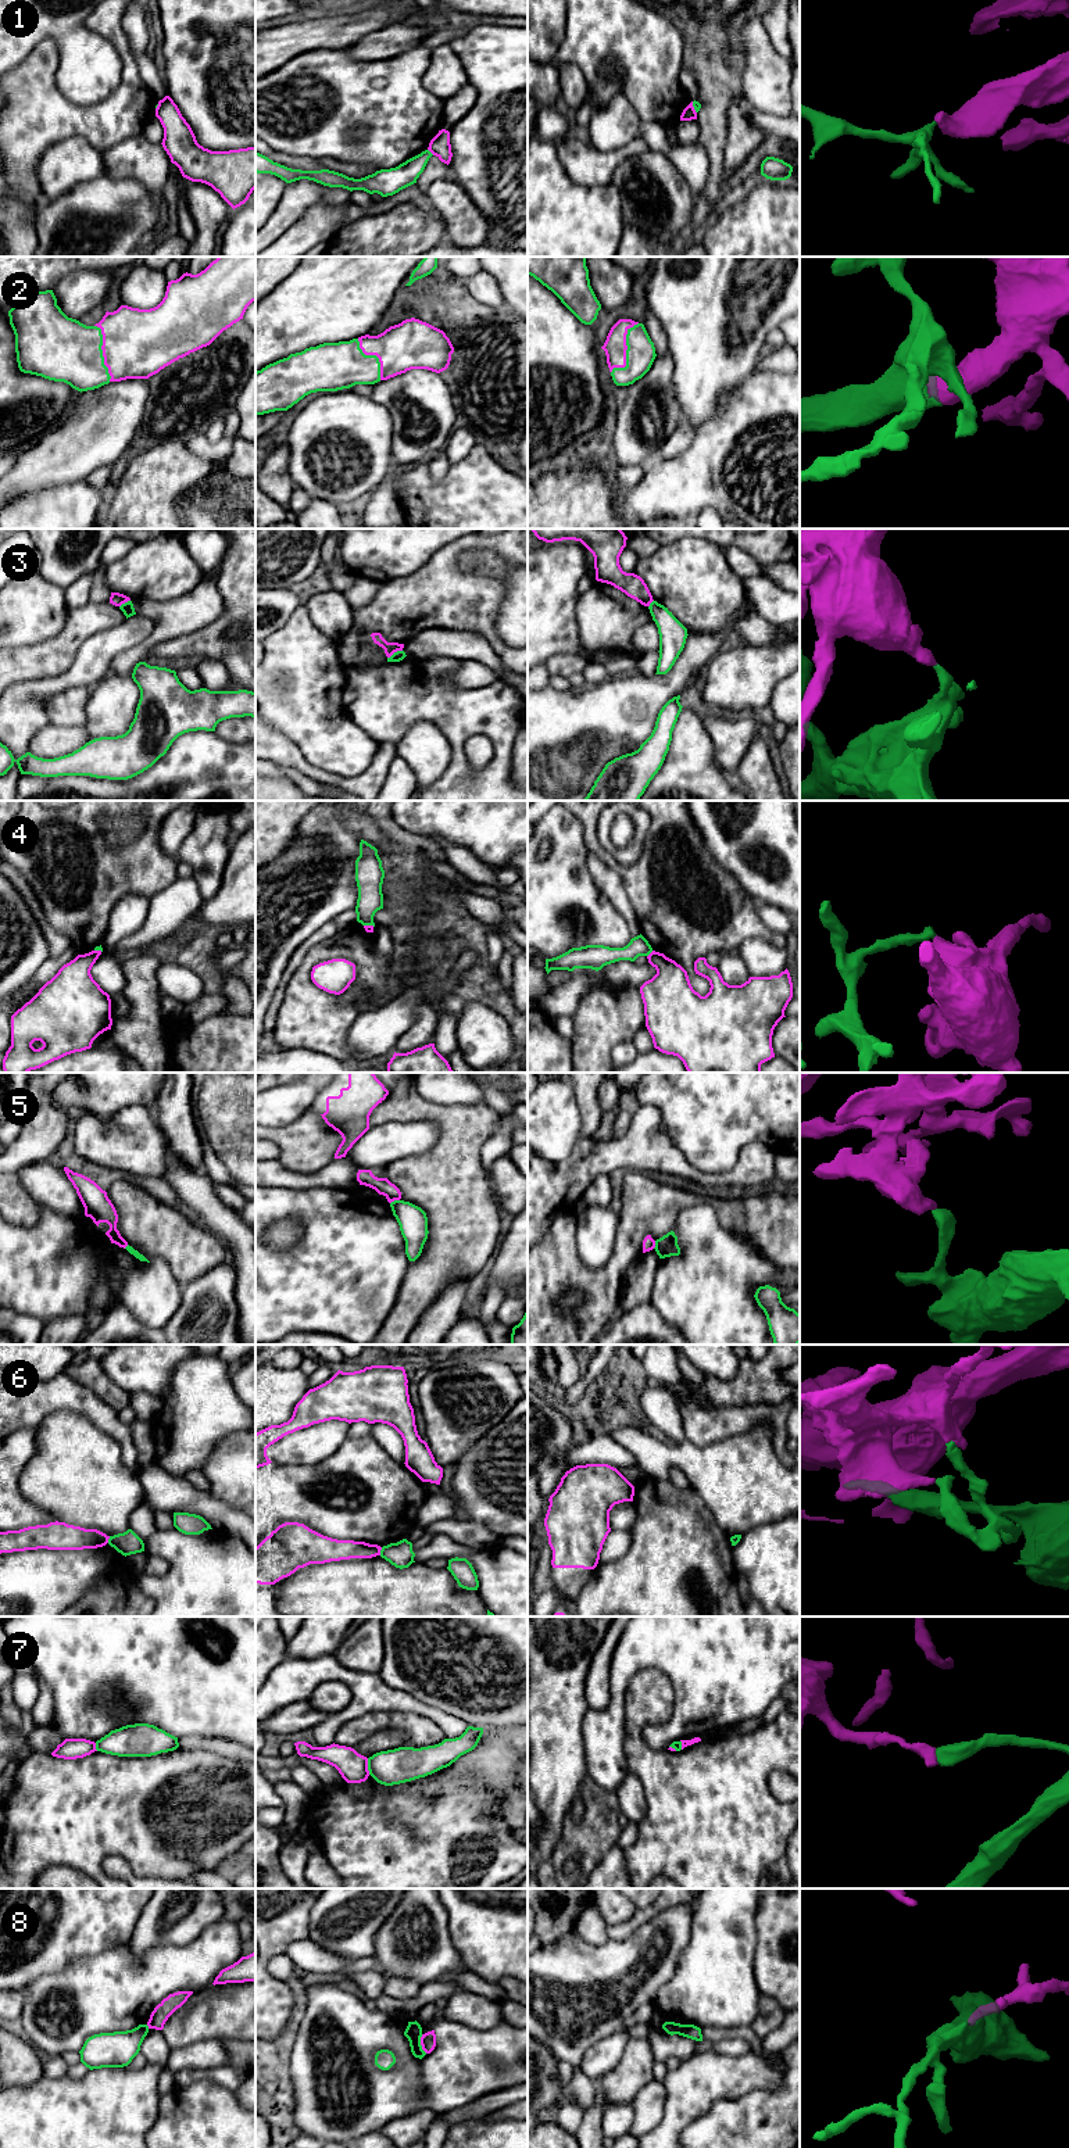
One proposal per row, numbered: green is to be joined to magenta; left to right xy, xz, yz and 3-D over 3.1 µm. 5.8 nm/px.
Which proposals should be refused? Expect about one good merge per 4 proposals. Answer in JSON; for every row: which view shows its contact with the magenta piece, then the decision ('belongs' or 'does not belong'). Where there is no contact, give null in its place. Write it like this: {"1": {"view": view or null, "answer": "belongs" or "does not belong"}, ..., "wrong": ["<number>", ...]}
{"1": {"view": "xz", "answer": "does not belong"}, "2": {"view": "yz", "answer": "belongs"}, "3": {"view": "xz", "answer": "does not belong"}, "4": {"view": "yz", "answer": "does not belong"}, "5": {"view": "xz", "answer": "does not belong"}, "6": {"view": "xz", "answer": "does not belong"}, "7": {"view": "xz", "answer": "does not belong"}, "8": {"view": "xz", "answer": "does not belong"}, "wrong": ["1", "3", "4", "5", "6", "7", "8"]}

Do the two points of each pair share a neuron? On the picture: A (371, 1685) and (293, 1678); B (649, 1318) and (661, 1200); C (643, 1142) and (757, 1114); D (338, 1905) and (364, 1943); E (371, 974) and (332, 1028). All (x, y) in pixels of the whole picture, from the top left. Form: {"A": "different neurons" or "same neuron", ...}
{"A": "same neuron", "B": "different neurons", "C": "different neurons", "D": "same neuron", "E": "same neuron"}

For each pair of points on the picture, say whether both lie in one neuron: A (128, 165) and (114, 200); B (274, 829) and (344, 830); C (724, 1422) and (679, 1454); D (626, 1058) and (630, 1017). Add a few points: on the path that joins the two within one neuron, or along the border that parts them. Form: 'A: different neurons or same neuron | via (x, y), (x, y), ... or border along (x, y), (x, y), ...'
A: different neurons | border along (106, 175), (110, 178), (138, 179), (152, 193)
B: different neurons | border along (307, 815), (300, 822), (296, 837), (279, 856)
C: different neurons | border along (685, 1436), (700, 1446), (708, 1446), (726, 1439)
D: different neurons | border along (632, 1040), (621, 1042), (612, 1051), (611, 1058)

